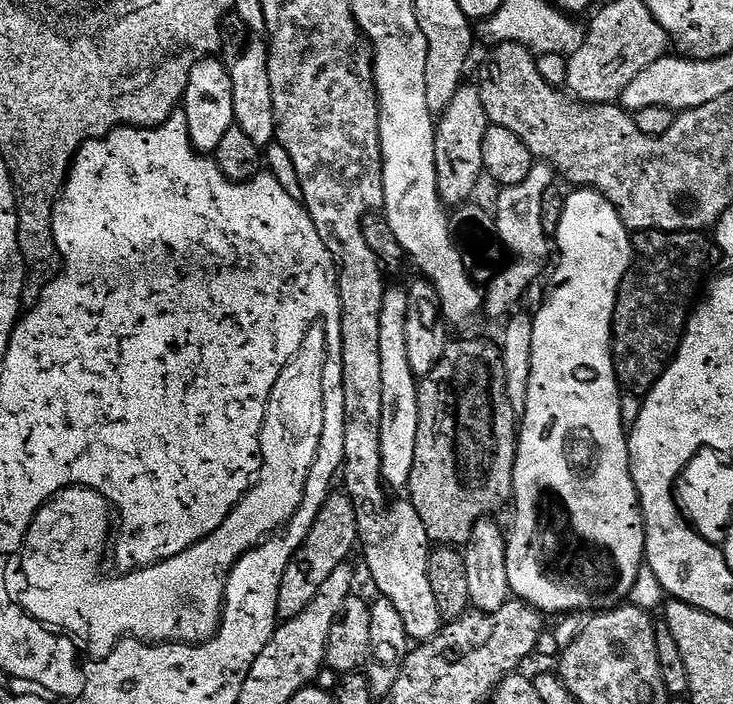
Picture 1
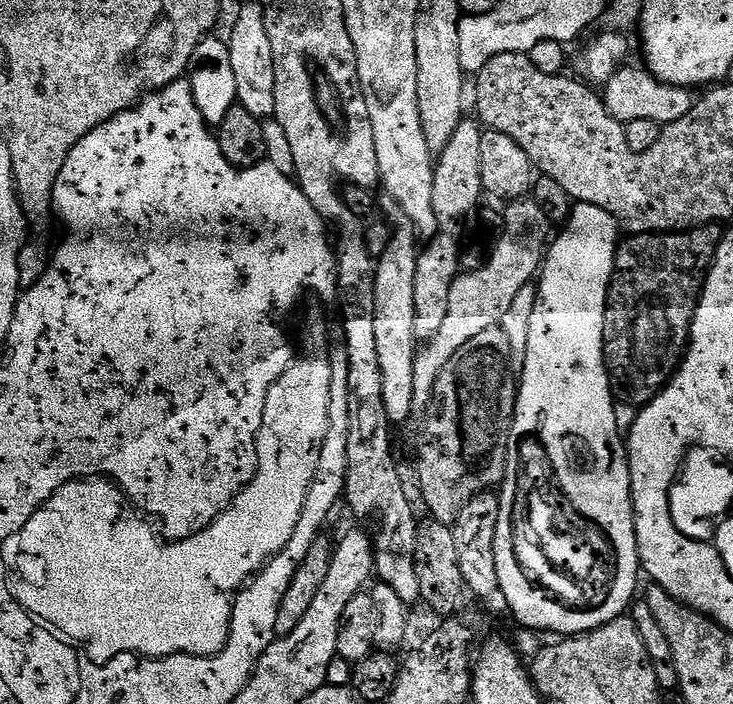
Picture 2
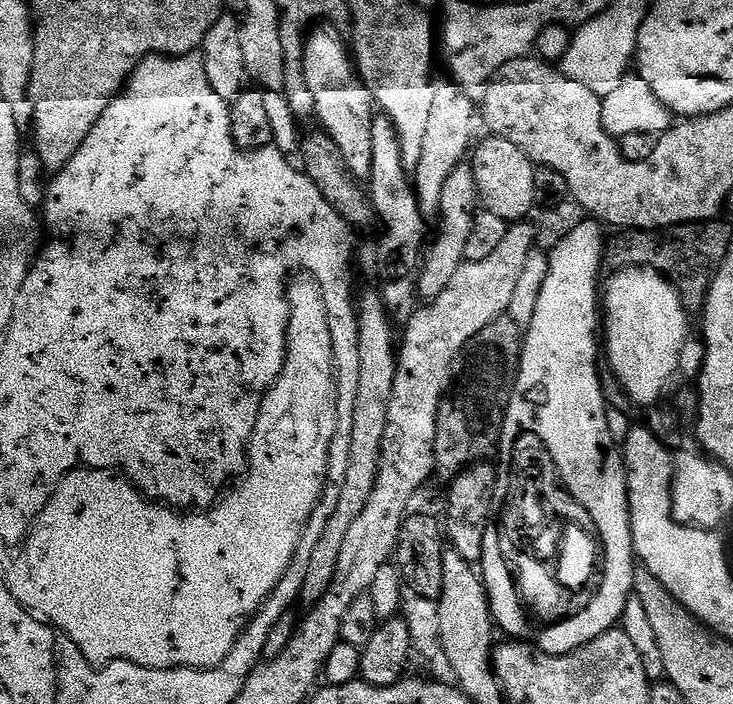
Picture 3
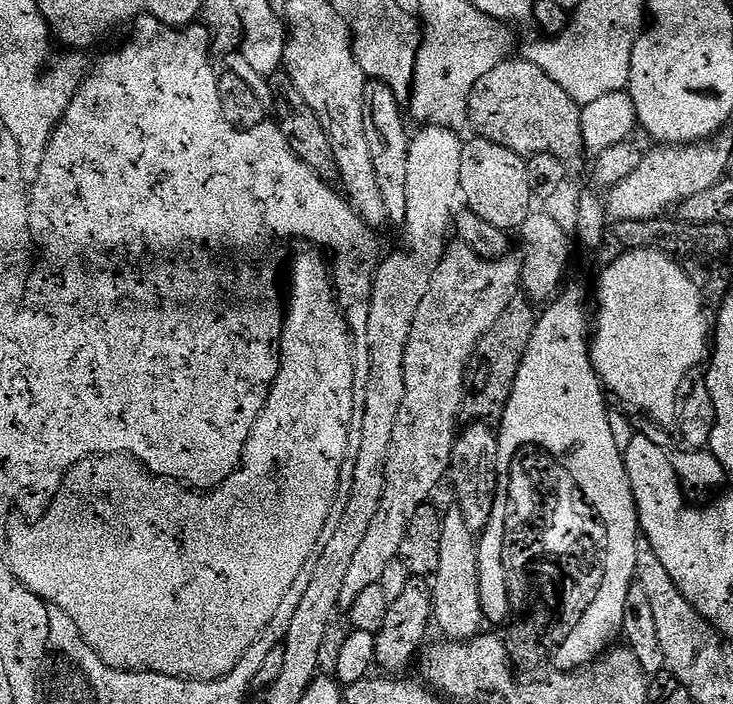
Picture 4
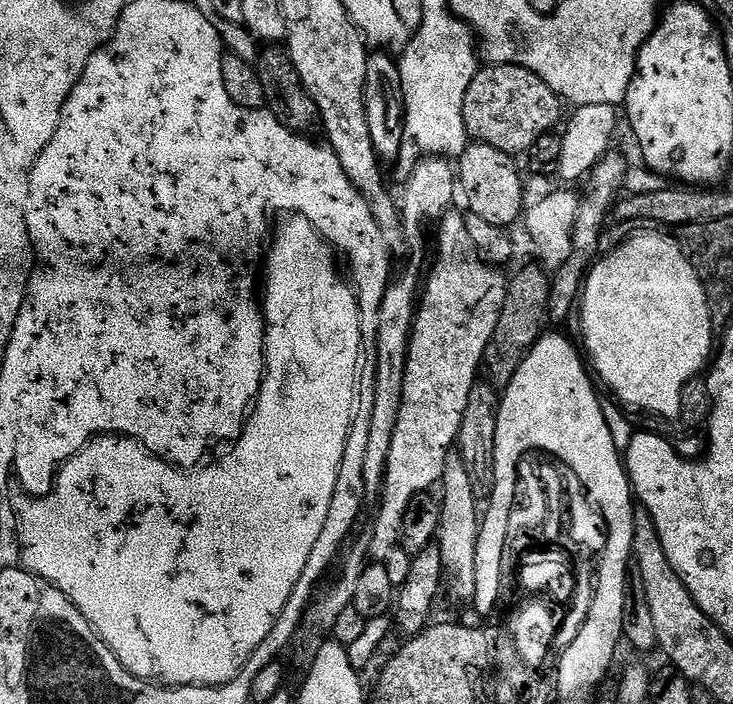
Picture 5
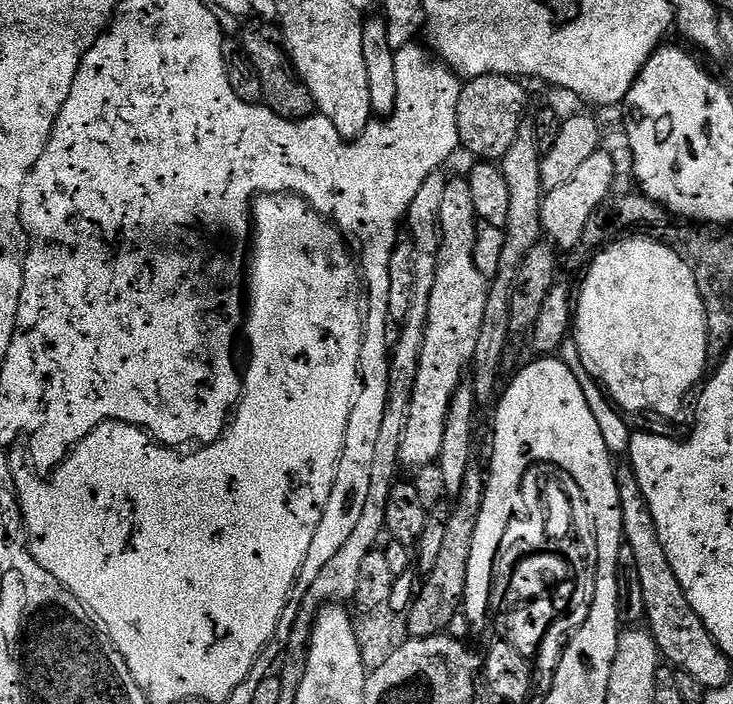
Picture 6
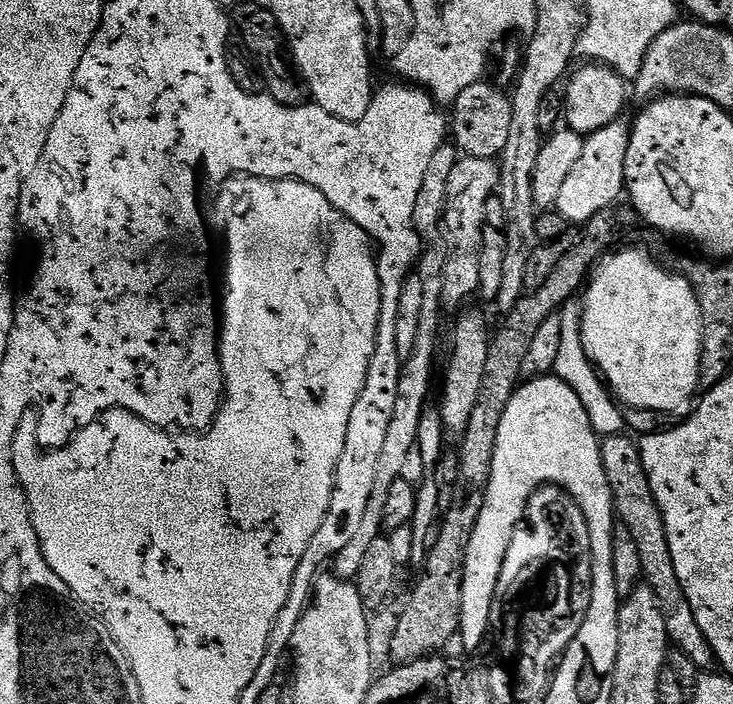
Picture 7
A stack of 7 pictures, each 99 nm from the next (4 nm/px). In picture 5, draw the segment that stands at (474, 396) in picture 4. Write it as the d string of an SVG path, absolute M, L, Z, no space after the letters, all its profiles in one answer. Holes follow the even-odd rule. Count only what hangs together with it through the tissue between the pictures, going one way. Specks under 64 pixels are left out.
M543 267L524 268L516 277L508 280L506 302L498 318L498 326L484 352L483 371L487 379L496 386L506 386L514 378L520 361L526 359L529 350L540 339L548 320L548 299L550 298L550 276Z

